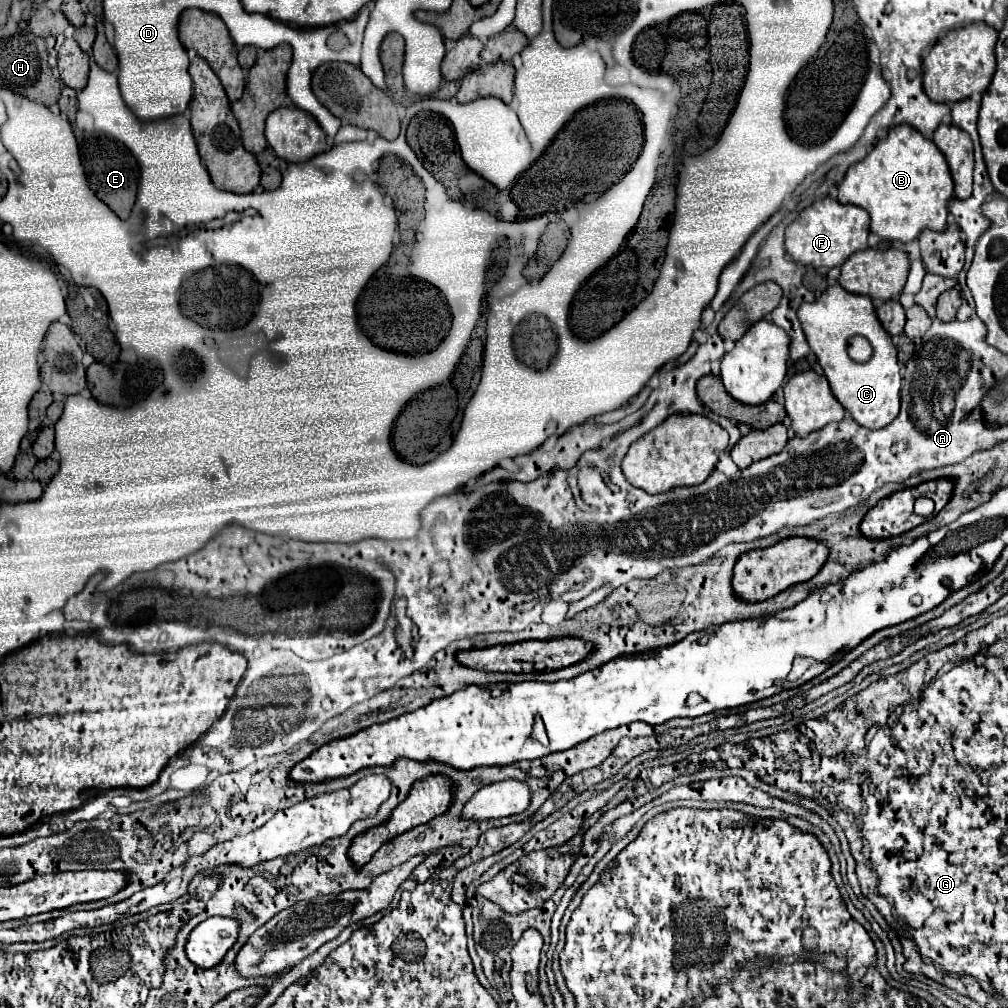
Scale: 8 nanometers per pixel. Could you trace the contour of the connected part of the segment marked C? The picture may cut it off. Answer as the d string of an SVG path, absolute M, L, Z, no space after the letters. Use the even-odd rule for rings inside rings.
M833 285L825 289L821 297L813 303L803 303L797 309L797 317L803 325L811 351L817 355L817 361L825 371L835 399L851 413L851 417L861 427L887 427L899 415L901 375L897 363L897 349L891 343L891 335L881 327L873 301L867 295L853 295L839 285ZM853 335L861 335L871 343L873 355L867 363L857 363L847 355L847 339Z

